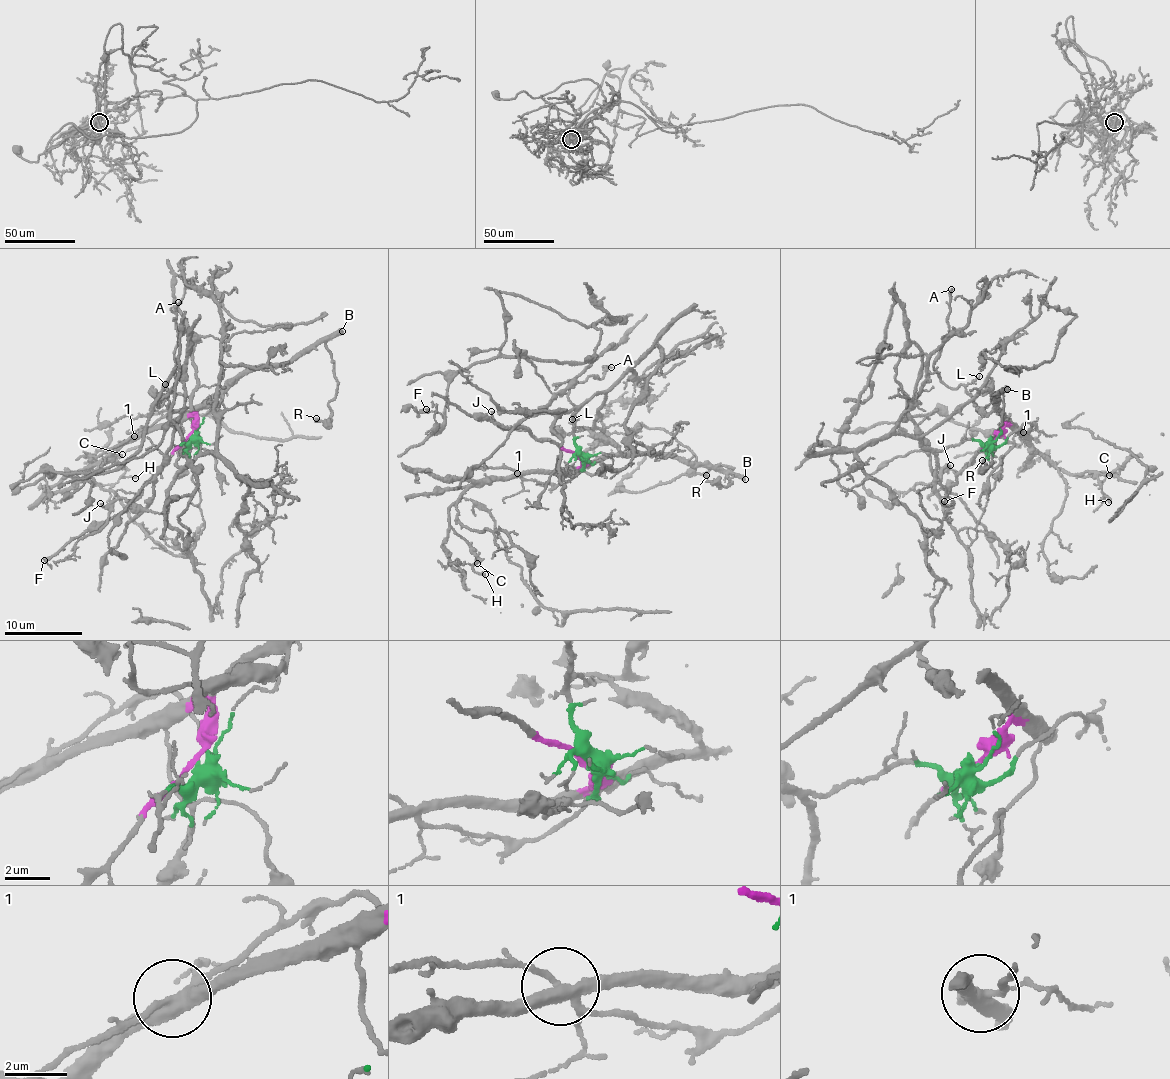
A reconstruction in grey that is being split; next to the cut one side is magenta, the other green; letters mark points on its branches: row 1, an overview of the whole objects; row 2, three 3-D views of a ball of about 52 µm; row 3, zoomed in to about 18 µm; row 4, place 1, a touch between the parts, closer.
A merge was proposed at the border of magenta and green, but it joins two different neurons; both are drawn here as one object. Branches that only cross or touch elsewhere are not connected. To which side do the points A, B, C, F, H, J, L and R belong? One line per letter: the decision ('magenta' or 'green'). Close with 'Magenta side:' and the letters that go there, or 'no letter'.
A: magenta
B: magenta
C: magenta
F: magenta
H: magenta
J: magenta
L: magenta
R: magenta
Magenta side: A, B, C, F, H, J, L, R

